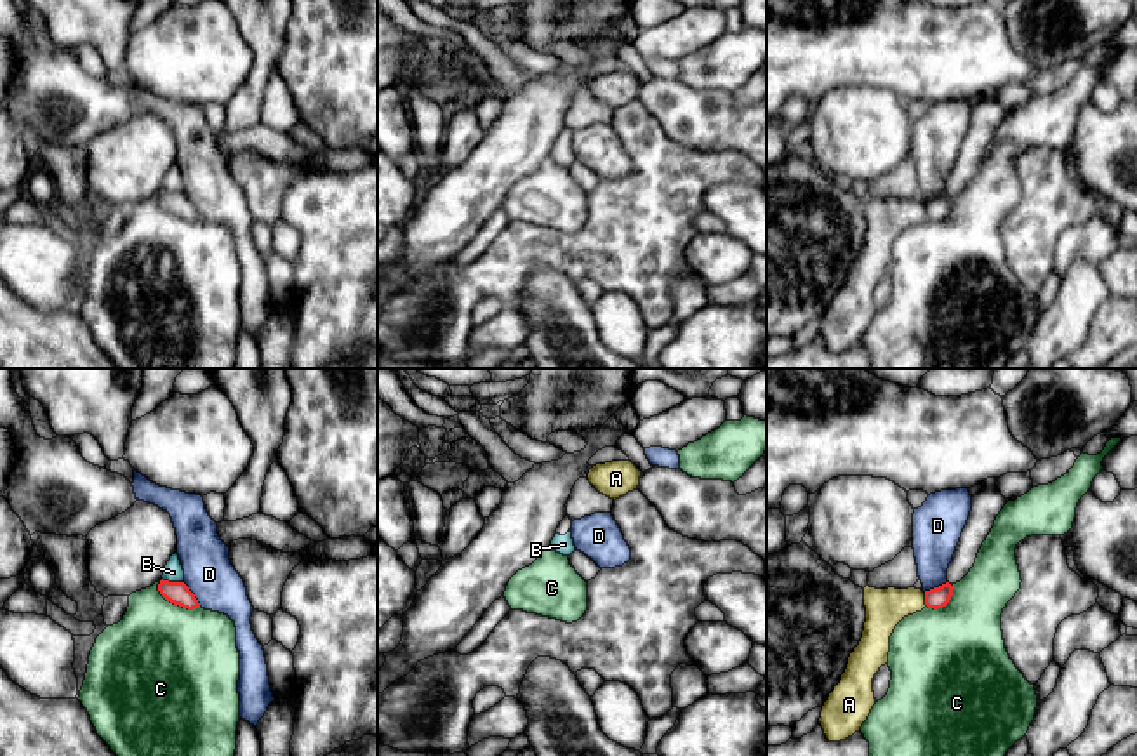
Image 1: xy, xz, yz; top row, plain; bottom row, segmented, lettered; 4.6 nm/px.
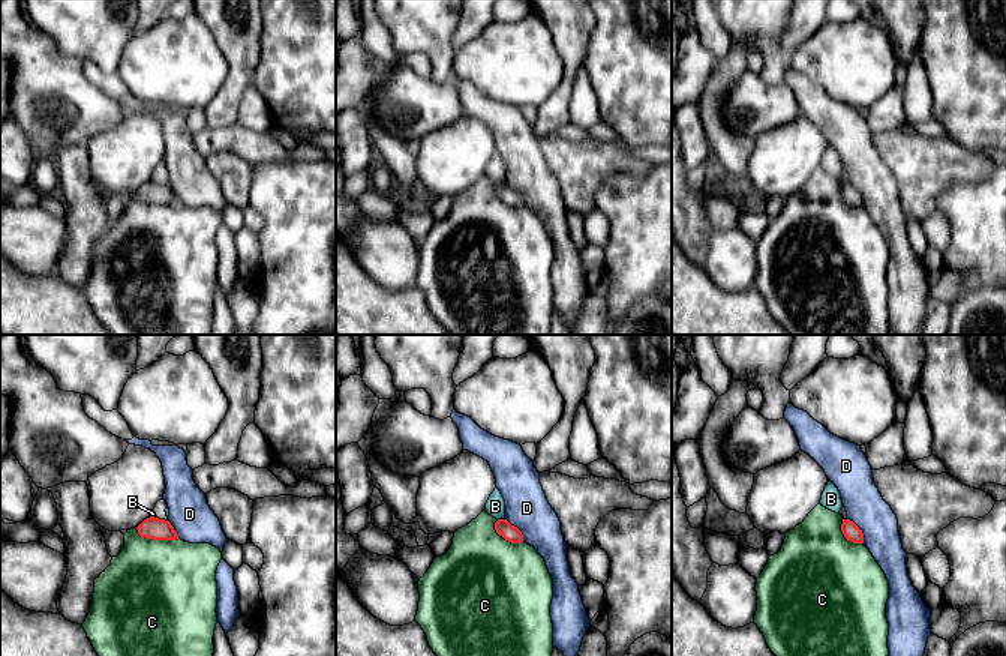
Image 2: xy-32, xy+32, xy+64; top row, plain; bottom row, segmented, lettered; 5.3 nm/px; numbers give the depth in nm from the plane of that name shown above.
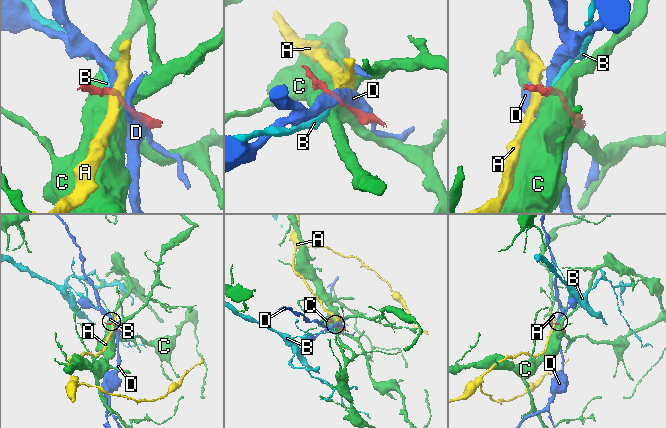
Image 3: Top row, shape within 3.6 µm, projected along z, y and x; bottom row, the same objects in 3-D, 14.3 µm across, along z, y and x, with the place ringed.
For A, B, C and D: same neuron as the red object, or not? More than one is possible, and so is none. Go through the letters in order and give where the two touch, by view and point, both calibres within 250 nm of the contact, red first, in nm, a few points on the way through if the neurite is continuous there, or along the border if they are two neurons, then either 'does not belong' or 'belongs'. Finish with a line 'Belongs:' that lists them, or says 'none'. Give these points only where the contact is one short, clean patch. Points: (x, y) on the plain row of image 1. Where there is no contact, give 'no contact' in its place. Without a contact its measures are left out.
A: meets red in yz at (925, 211); 100 nm thick on the red side, 180 nm on the other; border along yz (924, 204), (927, 216); does not belong
B: meets red in xy at (172, 193); 110 nm thick on the red side, 90 nm on the other; does not belong
C: meets red in xy at (174, 214); 110 nm thick on the red side, 500 nm on the other; does not belong
D: meets red in xy at (192, 204); 110 nm thick on the red side, 220 nm on the other; does not belong
Belongs: none

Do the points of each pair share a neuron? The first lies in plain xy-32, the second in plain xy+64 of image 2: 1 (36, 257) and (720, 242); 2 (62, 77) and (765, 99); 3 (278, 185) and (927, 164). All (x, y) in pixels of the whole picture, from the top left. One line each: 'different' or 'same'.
1: same
2: same
3: different

